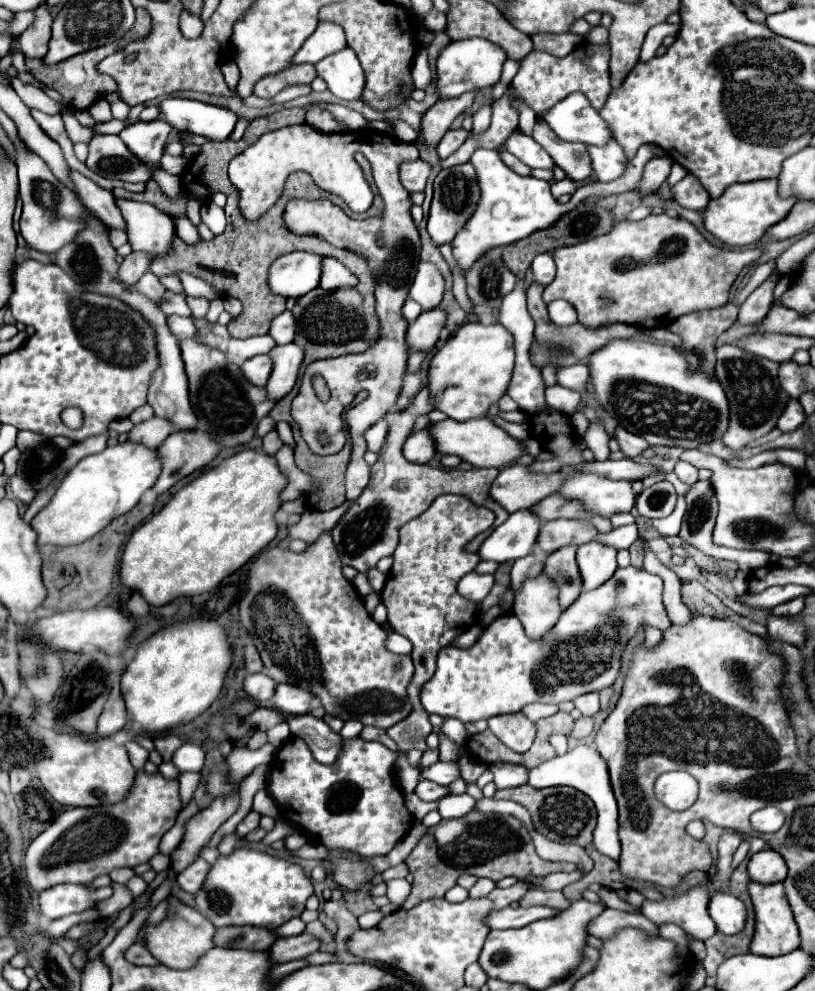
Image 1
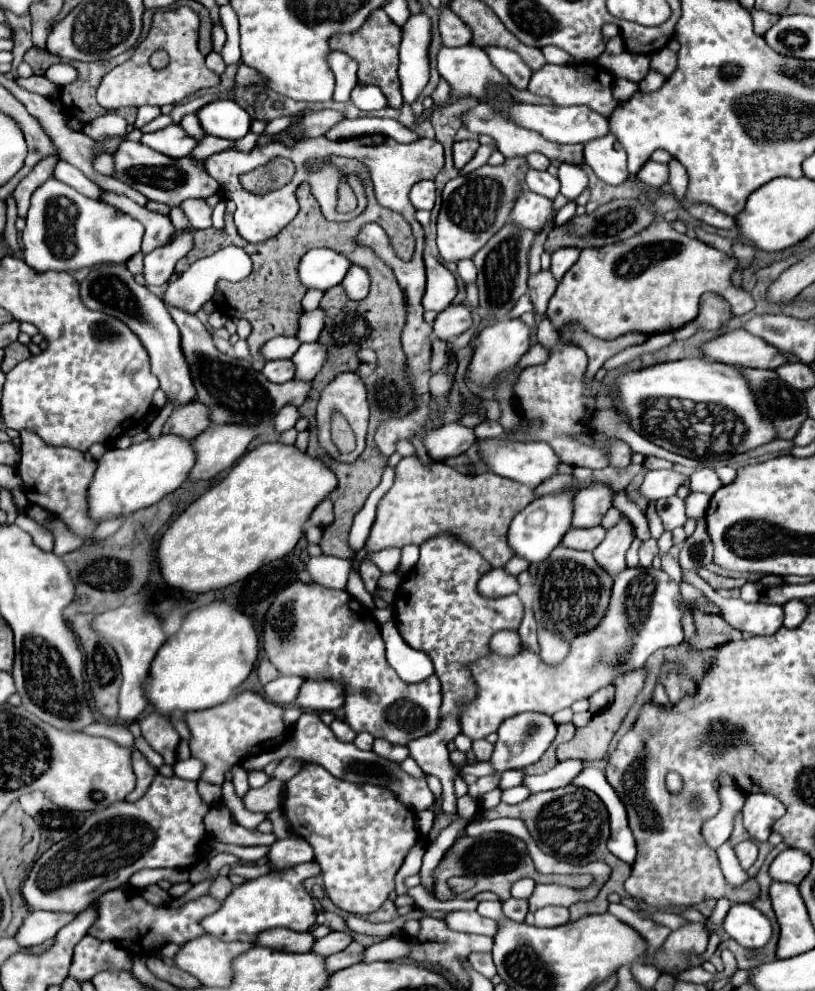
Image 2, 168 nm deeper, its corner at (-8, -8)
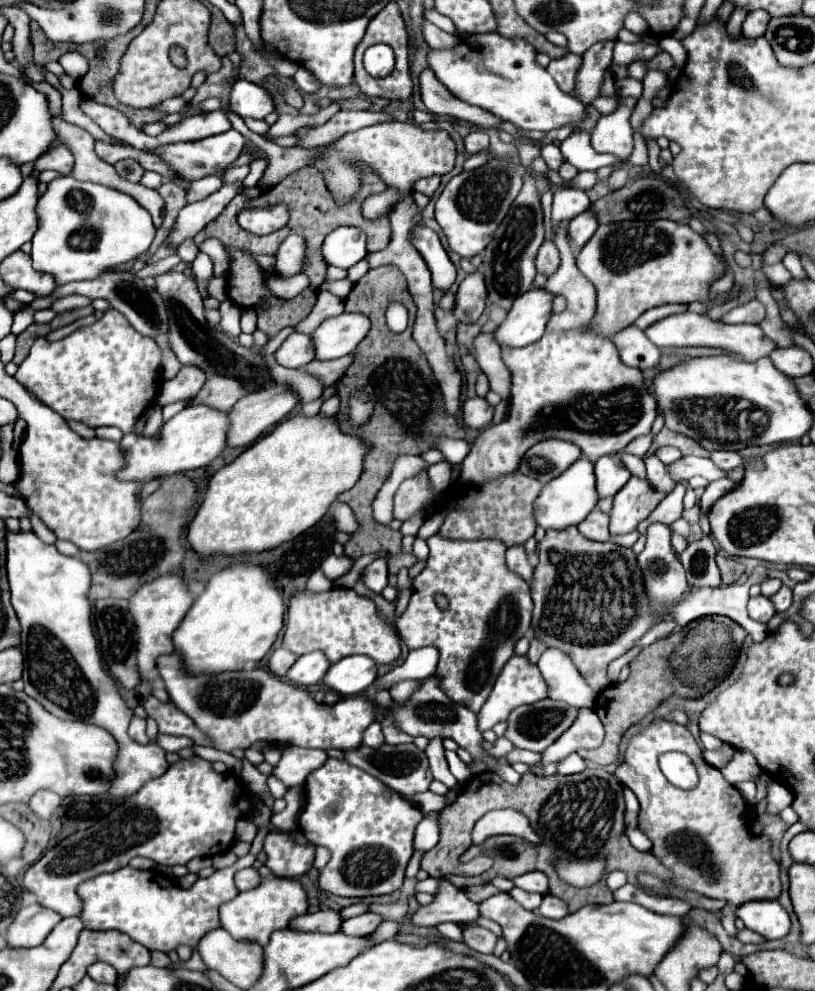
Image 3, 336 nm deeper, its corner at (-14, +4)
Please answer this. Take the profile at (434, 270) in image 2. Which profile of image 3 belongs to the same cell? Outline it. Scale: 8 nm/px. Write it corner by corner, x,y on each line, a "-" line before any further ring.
418,226
412,236
412,244
420,250
422,258
426,260
430,272
432,272
432,284
436,290
450,290
450,286
456,280
456,266
450,262
446,250
440,244
440,238
434,230
426,226

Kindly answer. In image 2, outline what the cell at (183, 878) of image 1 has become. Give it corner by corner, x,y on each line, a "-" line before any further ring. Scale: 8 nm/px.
218,876
216,880
214,880
214,884
210,886
210,896
214,896
214,898
218,898
218,900
224,900
230,892
232,892
232,882
228,880
228,876

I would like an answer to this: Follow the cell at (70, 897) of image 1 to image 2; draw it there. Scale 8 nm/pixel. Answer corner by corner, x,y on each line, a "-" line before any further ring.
44,910
30,912
24,918
20,930
14,934
16,942
20,942
20,946
24,948
38,946
40,942
54,938
56,932
74,918
76,918
74,914
66,914
66,912
44,912

